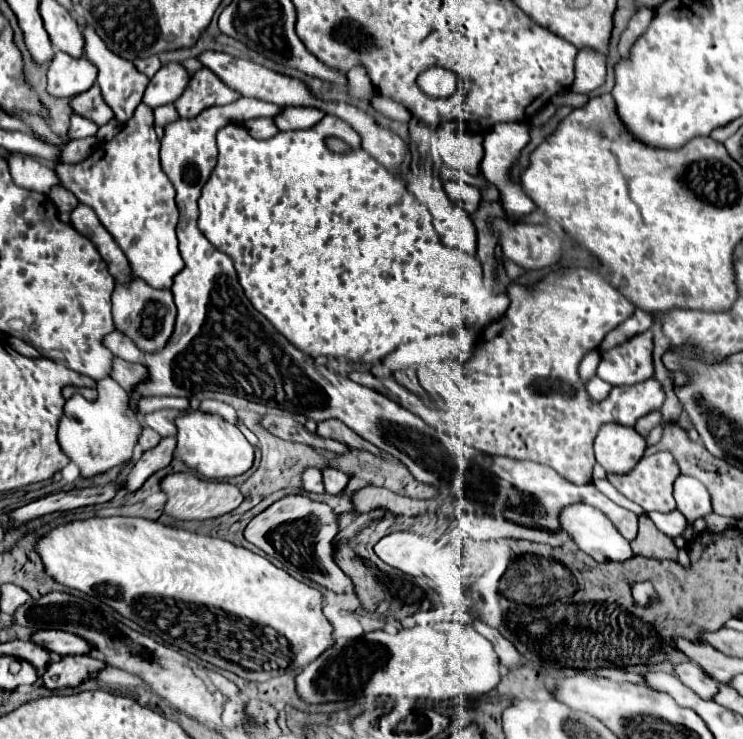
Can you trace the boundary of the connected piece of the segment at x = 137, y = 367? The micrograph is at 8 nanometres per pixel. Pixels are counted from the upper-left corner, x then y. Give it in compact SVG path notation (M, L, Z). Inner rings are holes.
M115 360L111 378L117 380L127 392L133 392L141 382L145 382L149 376L149 370L145 364L131 364L125 360Z

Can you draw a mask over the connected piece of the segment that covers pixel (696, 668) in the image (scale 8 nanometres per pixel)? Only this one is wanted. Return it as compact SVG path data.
M695 662L673 664L673 676L681 684L691 688L703 700L713 700L713 696L719 692L719 684L711 676L707 676L703 672L703 668L699 664L695 664Z

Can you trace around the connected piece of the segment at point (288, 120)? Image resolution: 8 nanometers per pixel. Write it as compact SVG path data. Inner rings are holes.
M283 108L283 112L275 118L275 124L279 130L299 130L299 128L311 128L323 118L321 110L311 108Z

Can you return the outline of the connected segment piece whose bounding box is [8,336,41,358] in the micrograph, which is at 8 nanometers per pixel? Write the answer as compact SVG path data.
M9 337L8 342L15 351L19 352L20 354L23 354L24 356L27 356L29 358L41 357L41 354L39 354L39 352L37 352L37 350L33 348L33 346L17 337Z

